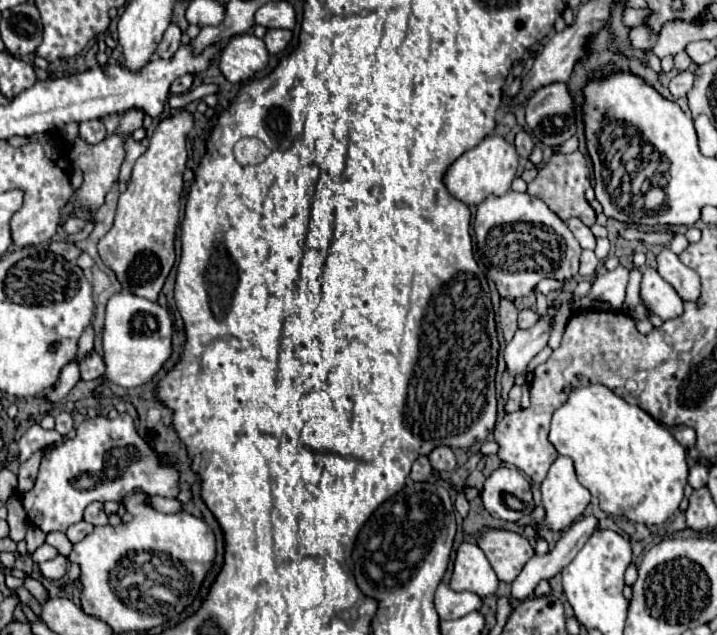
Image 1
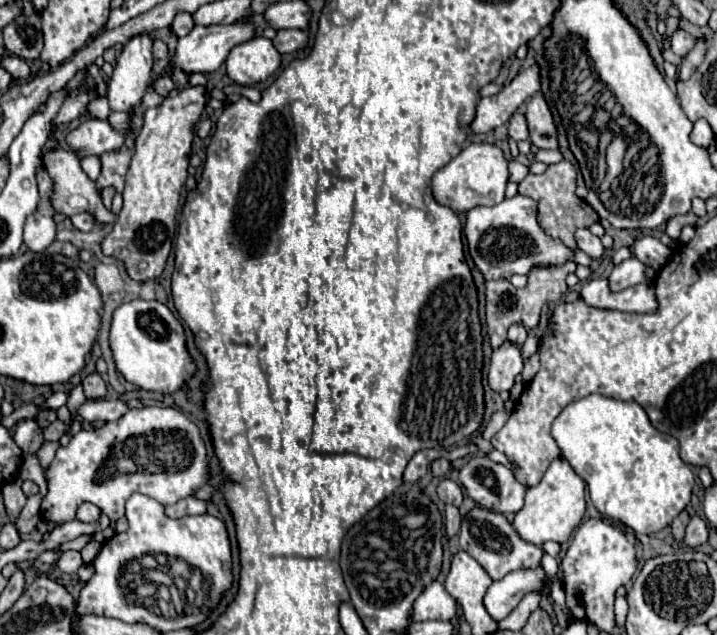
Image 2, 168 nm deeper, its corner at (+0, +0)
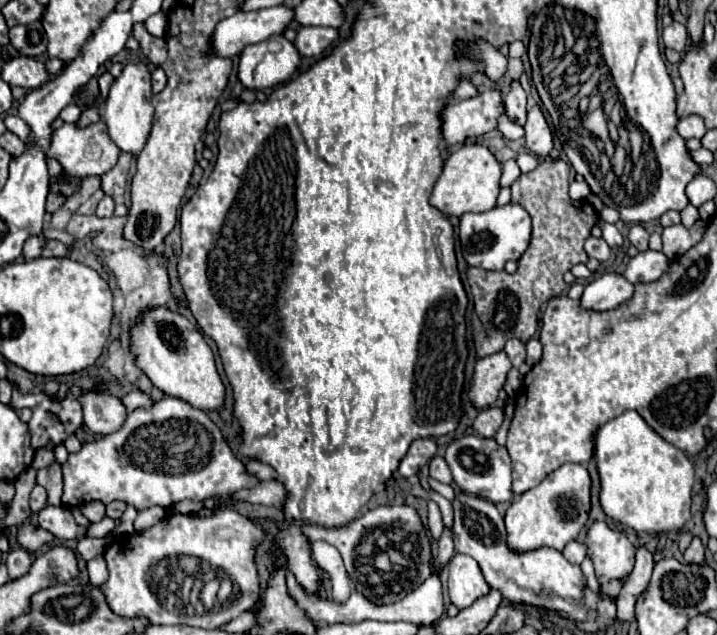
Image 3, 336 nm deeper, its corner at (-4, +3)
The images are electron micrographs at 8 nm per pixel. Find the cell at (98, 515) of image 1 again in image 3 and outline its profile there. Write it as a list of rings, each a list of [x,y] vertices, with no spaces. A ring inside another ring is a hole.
[[[91,501],[87,505],[81,507],[81,511],[85,513],[85,517],[91,521],[91,523],[97,523],[105,517],[105,505],[101,501]]]

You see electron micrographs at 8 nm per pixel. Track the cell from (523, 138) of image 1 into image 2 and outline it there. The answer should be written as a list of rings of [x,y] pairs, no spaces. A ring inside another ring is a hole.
[[[515,112],[509,120],[509,136],[513,140],[529,140],[529,130],[527,130],[527,122],[525,116],[521,112]]]

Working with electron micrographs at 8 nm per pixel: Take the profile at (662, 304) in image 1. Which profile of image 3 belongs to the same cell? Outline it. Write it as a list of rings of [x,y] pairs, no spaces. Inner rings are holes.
[[[603,273],[599,279],[593,279],[585,285],[585,291],[579,299],[581,309],[587,311],[607,311],[631,297],[633,285],[619,273]]]

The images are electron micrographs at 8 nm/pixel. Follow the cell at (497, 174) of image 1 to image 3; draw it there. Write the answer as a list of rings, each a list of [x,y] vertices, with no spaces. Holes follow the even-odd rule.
[[[477,143],[463,145],[443,163],[443,173],[439,175],[433,187],[429,203],[449,217],[461,217],[463,213],[469,211],[471,213],[489,211],[495,207],[499,195],[499,177],[501,177],[501,165],[487,147]]]

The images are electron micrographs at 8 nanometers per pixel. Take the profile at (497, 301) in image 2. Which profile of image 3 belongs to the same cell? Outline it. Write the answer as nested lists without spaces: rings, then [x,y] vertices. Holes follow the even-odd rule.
[[[541,159],[531,173],[521,175],[511,185],[511,203],[521,205],[531,215],[531,241],[527,251],[517,261],[515,273],[485,271],[479,267],[467,269],[475,313],[481,321],[481,333],[477,333],[473,339],[477,359],[501,351],[507,339],[527,343],[531,337],[535,337],[541,305],[551,297],[557,297],[567,287],[563,273],[577,263],[587,263],[583,243],[599,215],[587,201],[583,201],[583,205],[573,205],[567,189],[569,165],[563,159]]]

